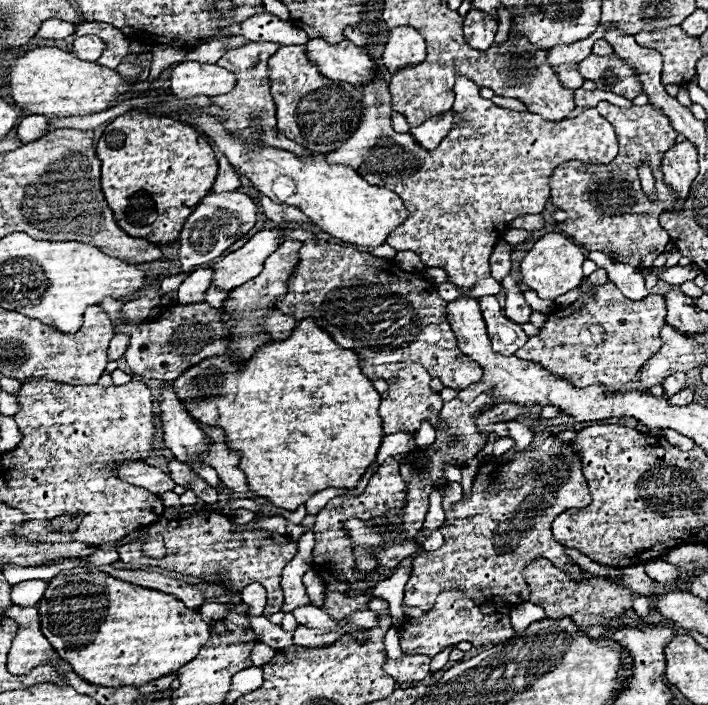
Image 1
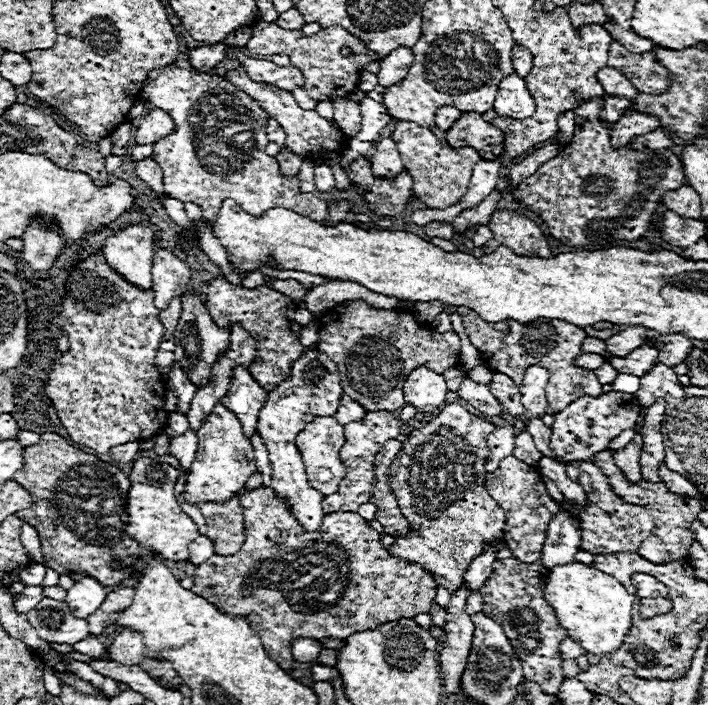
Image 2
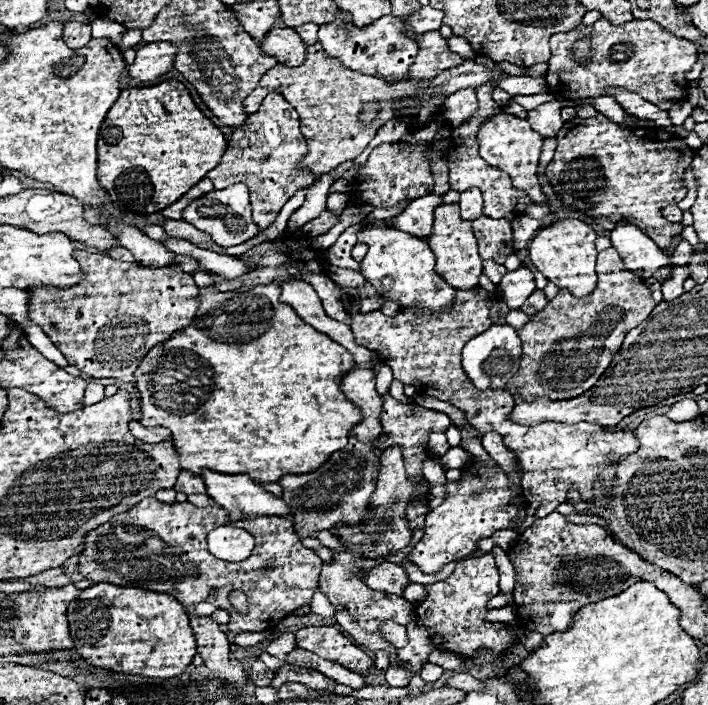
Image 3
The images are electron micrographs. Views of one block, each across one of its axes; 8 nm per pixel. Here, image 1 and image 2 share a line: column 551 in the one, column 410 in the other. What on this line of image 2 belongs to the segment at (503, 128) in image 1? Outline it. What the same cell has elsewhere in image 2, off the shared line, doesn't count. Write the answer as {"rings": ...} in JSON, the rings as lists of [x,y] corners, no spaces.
{"rings":[[[406,120],[396,122],[396,128],[390,138],[396,142],[404,168],[412,176],[412,196],[418,202],[422,202],[426,208],[436,210],[444,210],[448,206],[458,204],[458,200],[468,190],[474,164],[482,160],[474,148],[452,148],[446,142],[446,132],[442,132],[440,128],[424,128]]]}

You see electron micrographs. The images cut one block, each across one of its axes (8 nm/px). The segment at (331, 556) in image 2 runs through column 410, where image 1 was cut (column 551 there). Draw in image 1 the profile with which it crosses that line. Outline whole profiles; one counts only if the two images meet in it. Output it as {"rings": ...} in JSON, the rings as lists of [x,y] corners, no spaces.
{"rings":[[[546,558],[532,560],[524,570],[524,578],[530,588],[530,602],[542,606],[548,618],[570,616],[574,620],[574,624],[578,624],[578,626],[610,624],[610,620],[614,620],[616,616],[622,616],[628,610],[632,610],[634,594],[640,594],[646,598],[652,598],[656,594],[656,582],[646,576],[644,566],[640,566],[640,564],[624,568],[622,586],[612,580],[604,580],[604,578],[590,578],[584,584],[572,582],[572,580],[568,580],[568,576],[564,572],[560,572]]]}

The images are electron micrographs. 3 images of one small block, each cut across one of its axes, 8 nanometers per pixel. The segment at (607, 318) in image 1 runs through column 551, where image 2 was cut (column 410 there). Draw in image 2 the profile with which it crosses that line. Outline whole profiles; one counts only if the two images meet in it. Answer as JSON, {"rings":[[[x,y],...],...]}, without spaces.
{"rings":[[[362,300],[336,304],[322,316],[316,350],[328,354],[340,372],[344,394],[352,396],[366,410],[400,410],[406,406],[402,384],[412,368],[426,366],[438,374],[458,364],[460,338],[456,332],[438,334],[414,320],[404,310],[378,310]]]}

